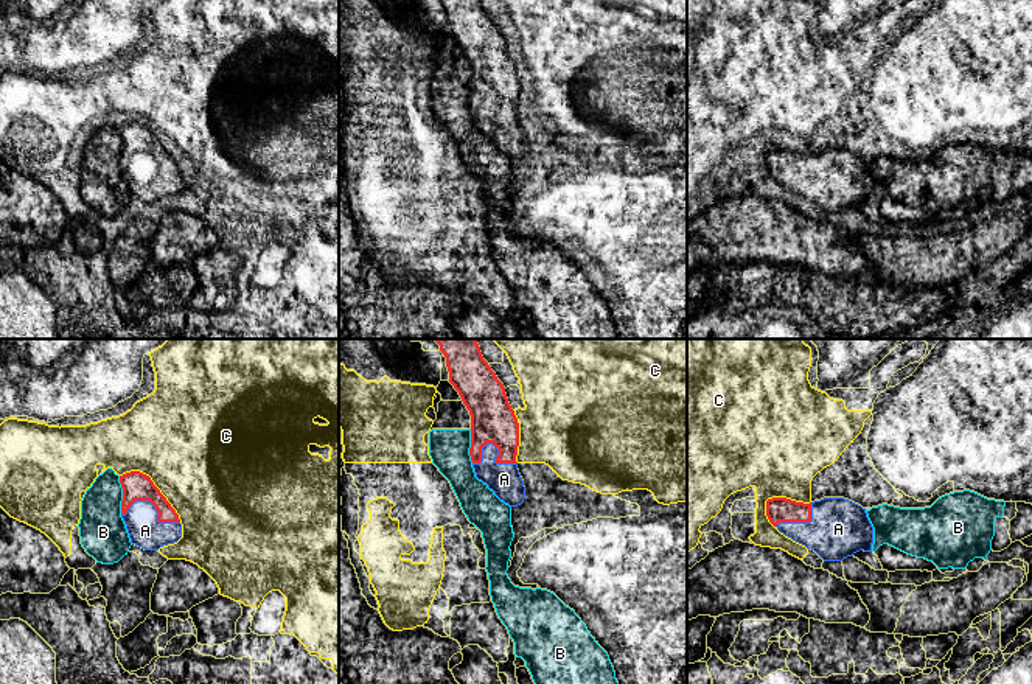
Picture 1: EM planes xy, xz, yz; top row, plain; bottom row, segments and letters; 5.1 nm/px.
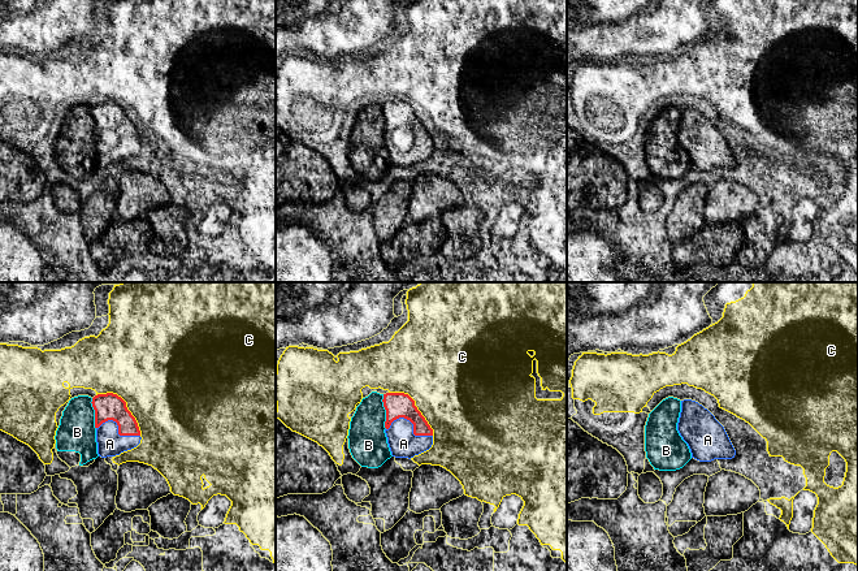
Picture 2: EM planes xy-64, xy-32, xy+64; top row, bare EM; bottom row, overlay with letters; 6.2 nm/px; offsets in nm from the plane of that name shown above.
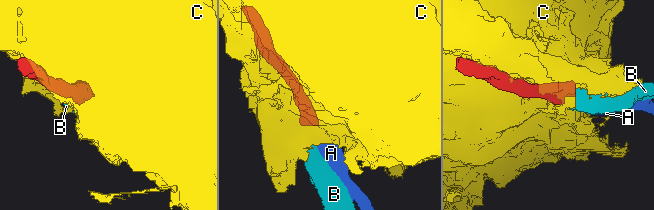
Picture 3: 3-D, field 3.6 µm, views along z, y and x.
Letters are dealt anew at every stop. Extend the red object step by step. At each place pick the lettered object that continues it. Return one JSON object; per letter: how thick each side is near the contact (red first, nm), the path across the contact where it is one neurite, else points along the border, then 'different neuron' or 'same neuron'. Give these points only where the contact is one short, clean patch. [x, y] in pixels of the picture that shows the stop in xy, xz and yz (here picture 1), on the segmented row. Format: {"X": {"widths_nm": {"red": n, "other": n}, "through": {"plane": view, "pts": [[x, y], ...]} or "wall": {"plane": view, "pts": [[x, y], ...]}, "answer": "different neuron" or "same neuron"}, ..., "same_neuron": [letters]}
{"A": {"widths_nm": {"red": 150, "other": 170}, "through": {"plane": "xy", "pts": [[135, 485], [154, 506], [145, 530]]}, "answer": "same neuron"}, "B": {"widths_nm": {"red": 150, "other": 240}, "wall": {"plane": "xy", "pts": [[118, 476], [122, 512]]}, "answer": "different neuron"}, "C": {"widths_nm": {"red": 150, "other": 500}, "answer": "different neuron"}, "same_neuron": ["A"]}

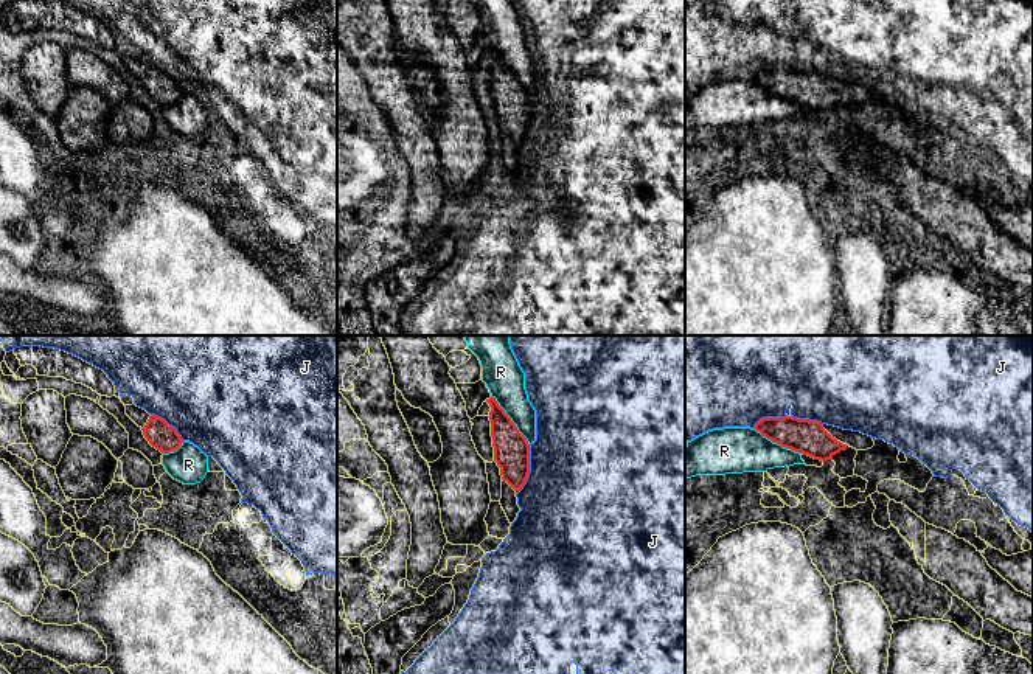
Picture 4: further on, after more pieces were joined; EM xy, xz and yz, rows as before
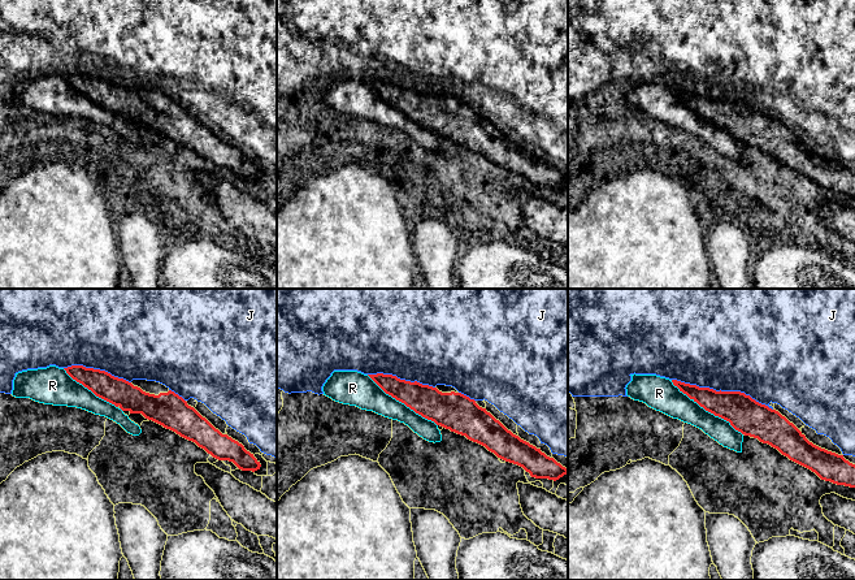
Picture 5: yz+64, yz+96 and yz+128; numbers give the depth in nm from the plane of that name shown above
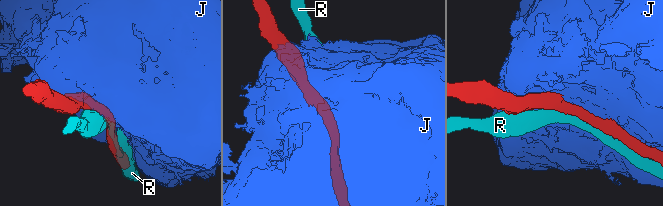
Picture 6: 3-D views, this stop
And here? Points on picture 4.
{"J": {"widths_nm": {"red": 190, "other": 500}, "answer": "different neuron"}, "R": {"widths_nm": {"red": 190, "other": 200}, "answer": "different neuron"}, "same_neuron": []}

